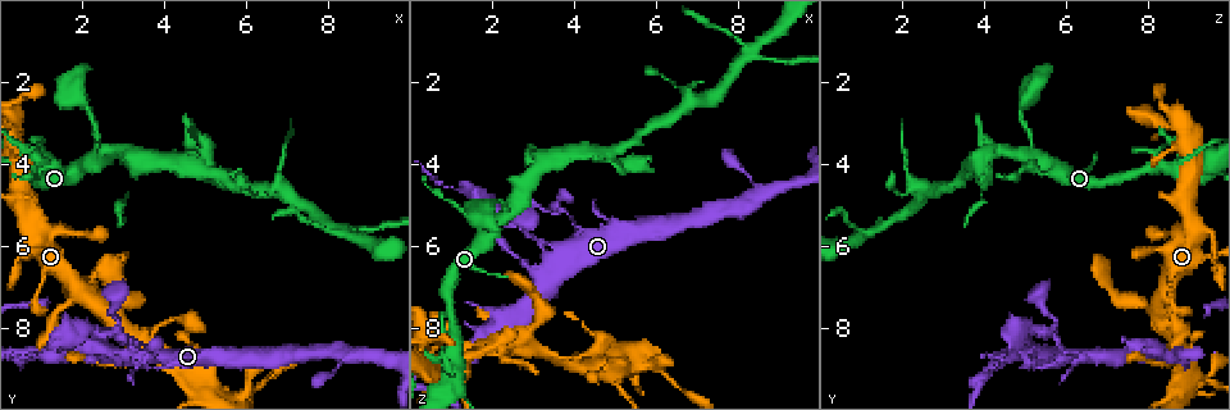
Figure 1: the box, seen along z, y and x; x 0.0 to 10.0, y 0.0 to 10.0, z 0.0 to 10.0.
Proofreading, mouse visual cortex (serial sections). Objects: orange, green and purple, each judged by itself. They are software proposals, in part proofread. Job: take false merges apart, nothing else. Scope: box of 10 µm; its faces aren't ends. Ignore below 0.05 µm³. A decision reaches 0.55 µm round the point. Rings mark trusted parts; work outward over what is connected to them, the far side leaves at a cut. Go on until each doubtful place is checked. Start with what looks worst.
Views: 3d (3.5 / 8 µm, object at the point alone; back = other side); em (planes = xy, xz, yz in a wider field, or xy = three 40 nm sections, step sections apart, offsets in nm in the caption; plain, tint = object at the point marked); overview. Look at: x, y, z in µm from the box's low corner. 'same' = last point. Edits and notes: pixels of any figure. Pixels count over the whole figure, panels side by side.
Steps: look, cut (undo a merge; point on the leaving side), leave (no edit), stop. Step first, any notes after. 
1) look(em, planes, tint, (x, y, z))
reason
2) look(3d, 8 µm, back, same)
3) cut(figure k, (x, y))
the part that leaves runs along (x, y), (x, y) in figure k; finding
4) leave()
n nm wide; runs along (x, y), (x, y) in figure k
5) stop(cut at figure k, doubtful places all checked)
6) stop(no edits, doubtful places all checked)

look(3d, 8 µm, (2.95, 8.15, 5.80))
two arms in line, one across

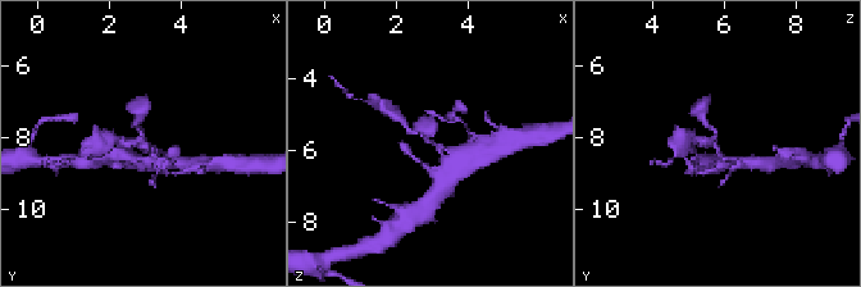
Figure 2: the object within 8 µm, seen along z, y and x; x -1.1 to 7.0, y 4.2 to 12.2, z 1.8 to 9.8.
look(3d, 3.5 µm, same)
closer look

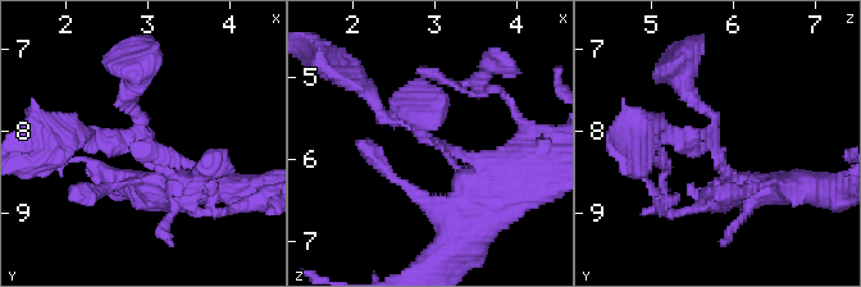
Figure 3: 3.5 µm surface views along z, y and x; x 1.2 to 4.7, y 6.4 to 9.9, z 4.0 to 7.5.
cut(figure 3, (678, 133))
the part that leaves runs along (402, 122), (320, 57) in figure 3; a second cell is stuck on

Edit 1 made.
look(overview)
see it whole again

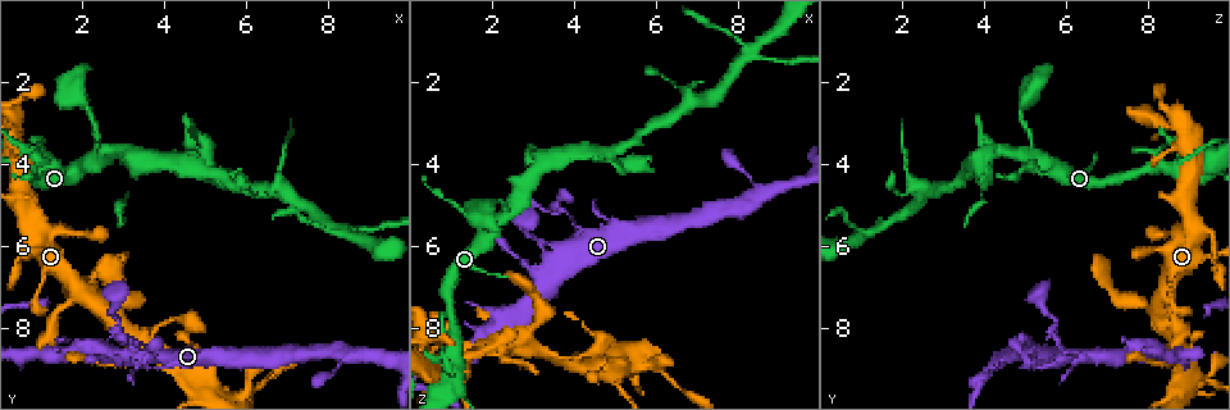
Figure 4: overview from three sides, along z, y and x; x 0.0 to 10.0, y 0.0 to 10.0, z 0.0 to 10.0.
look(3d, 8 µm, (4.65, 4.05, 3.75))
two arms in line, one across

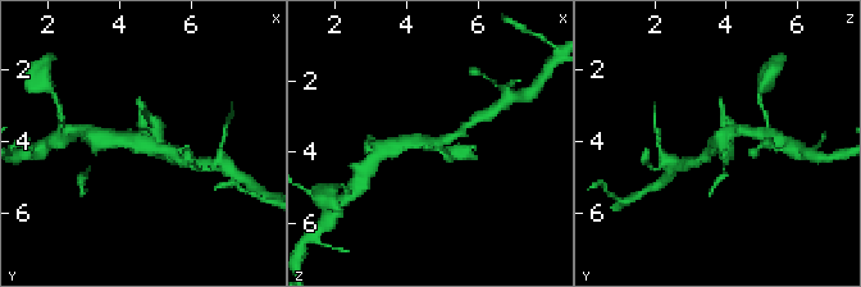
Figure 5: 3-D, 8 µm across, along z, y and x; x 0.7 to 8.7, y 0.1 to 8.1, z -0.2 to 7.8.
look(3d, 3.5 µm, same)

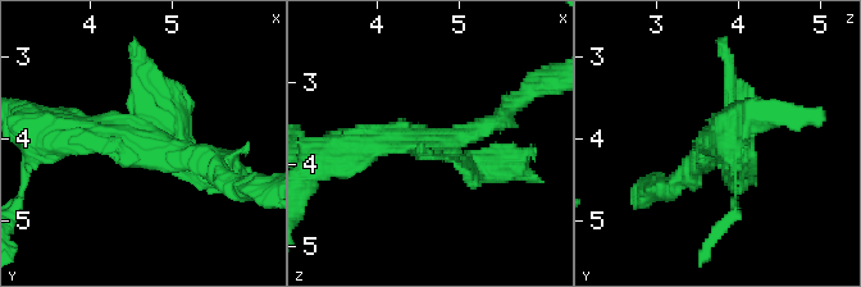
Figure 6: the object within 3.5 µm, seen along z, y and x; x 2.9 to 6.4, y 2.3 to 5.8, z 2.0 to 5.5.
look(em, xy, step 3, tint, (4.55, 4.10, 3.75))
need the tissue

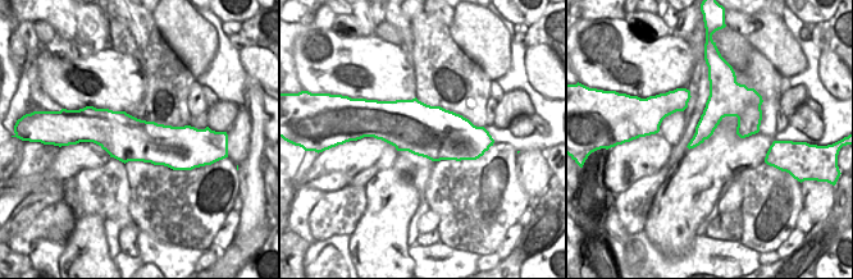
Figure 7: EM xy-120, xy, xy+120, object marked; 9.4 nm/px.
leave()
runs along (55, 128), (192, 155), (213, 171) in figure 6; all the same cell

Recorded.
look(3d, 8 µm, (8.25, 5.60, 1.30))
a narrow waist

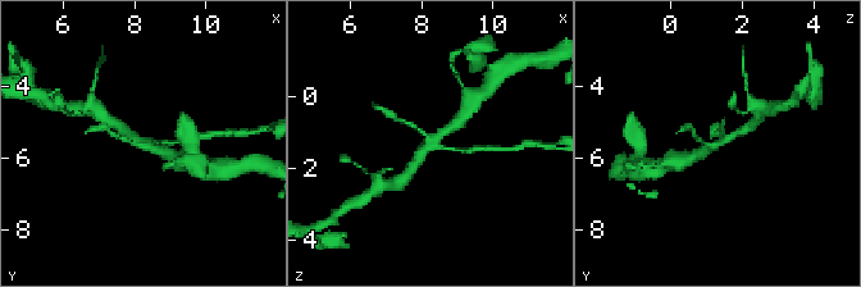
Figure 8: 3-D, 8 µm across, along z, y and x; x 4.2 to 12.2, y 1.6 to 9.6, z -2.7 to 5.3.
look(em, planes, tint, same)
shape alone is not enough

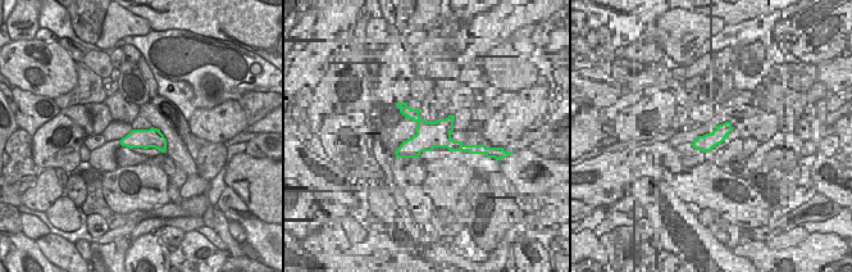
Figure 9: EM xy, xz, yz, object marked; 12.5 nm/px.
cut(figure 8, (468, 150))
two cells meet here

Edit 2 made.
stop(cut at figure 3, cut at figure 8, doubtful places all checked)

